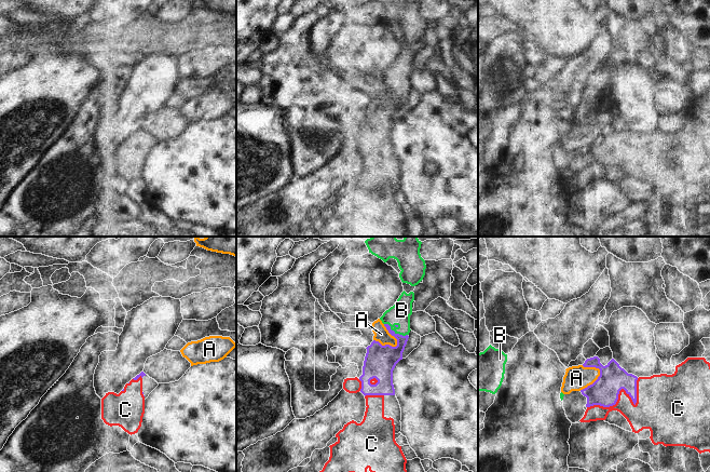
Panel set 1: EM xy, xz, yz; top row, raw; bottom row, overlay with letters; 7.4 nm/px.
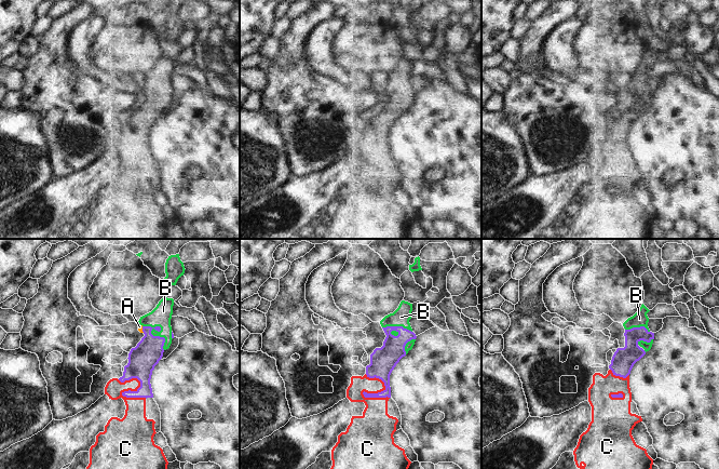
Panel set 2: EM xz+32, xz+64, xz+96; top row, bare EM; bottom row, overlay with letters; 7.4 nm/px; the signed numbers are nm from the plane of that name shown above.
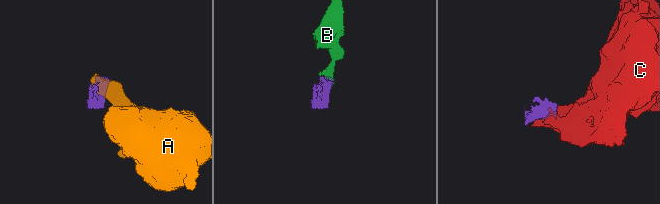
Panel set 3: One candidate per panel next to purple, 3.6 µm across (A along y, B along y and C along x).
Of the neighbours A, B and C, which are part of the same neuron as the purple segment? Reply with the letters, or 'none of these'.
B, C

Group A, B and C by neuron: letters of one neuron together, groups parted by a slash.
A / B C

